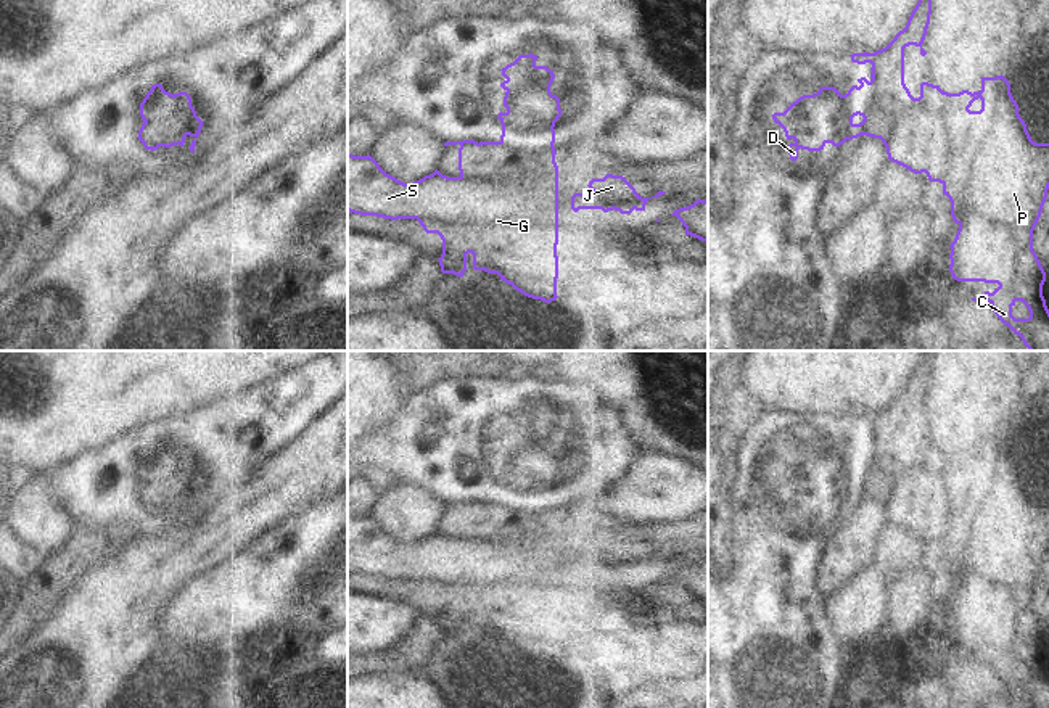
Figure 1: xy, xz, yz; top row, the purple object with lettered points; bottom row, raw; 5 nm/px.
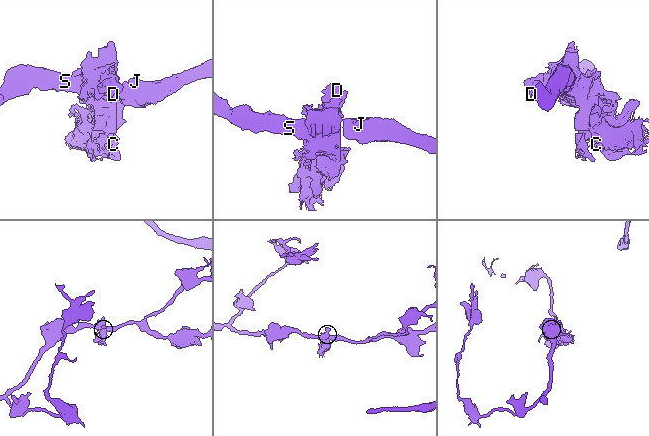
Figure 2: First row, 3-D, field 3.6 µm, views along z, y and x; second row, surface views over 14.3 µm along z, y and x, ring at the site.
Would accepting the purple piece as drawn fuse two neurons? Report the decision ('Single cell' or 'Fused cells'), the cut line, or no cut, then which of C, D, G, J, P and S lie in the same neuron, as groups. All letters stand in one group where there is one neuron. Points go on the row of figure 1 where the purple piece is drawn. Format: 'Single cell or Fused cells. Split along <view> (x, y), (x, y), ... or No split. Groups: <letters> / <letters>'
Fused cells. Split along xz (507, 111), (517, 118), (528, 116), (539, 127), (554, 123). Groups: C G J P S / D.

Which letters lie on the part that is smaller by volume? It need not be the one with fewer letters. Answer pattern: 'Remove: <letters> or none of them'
Remove: D

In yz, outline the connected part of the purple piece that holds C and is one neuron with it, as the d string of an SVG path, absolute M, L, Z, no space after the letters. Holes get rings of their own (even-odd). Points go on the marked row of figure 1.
M919 0L912 10L907 24L882 50L874 53L853 53L851 61L858 64L872 64L870 80L858 79L843 97L841 109L851 122L846 140L861 135L880 138L887 148L888 159L909 169L914 174L925 172L930 182L943 185L943 195L951 201L952 220L959 225L951 248L949 272L957 282L985 282L999 286L985 299L998 319L1018 335L1030 351L1049 351L1049 309L1043 296L1046 272L1033 251L1033 230L1041 217L1043 206L1049 190L1049 143L1031 140L1025 121L1018 114L1018 105L1010 93L1009 80L1001 74L996 77L981 77L981 90L948 93L928 82L920 84L920 97L914 98L904 84L904 48L915 45L920 55L927 51L922 43L927 35L932 14L932 0ZM1022 301L1028 311L1028 319L1015 319L1012 307Z

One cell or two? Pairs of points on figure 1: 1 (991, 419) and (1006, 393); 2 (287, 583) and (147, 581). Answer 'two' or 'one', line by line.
1: one
2: two

